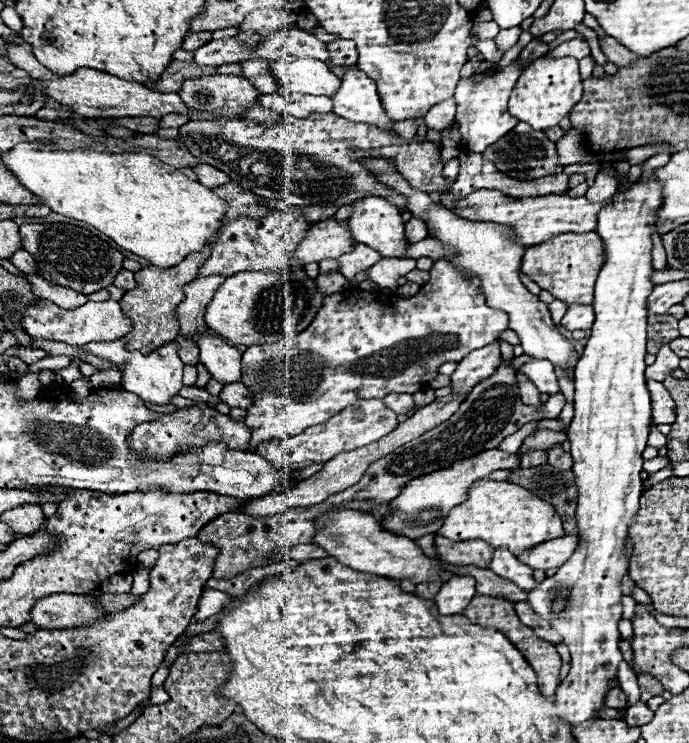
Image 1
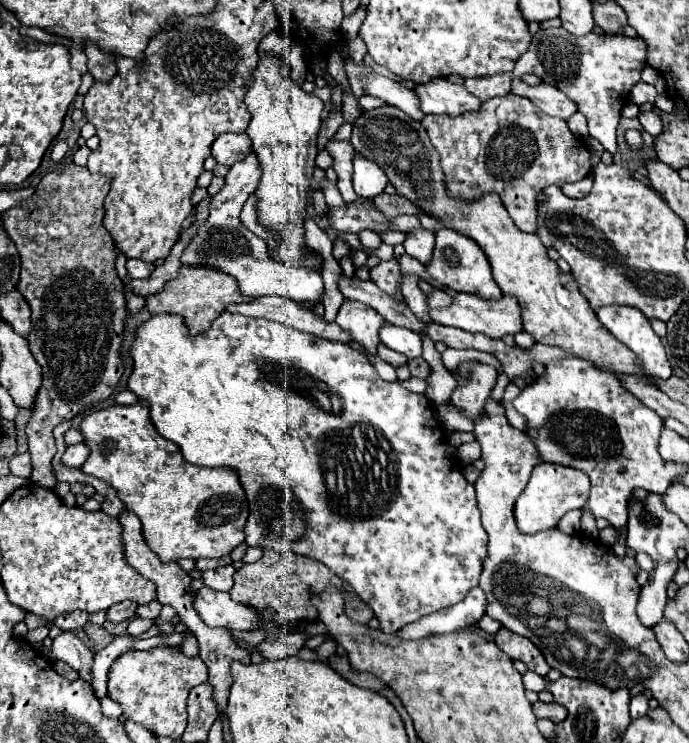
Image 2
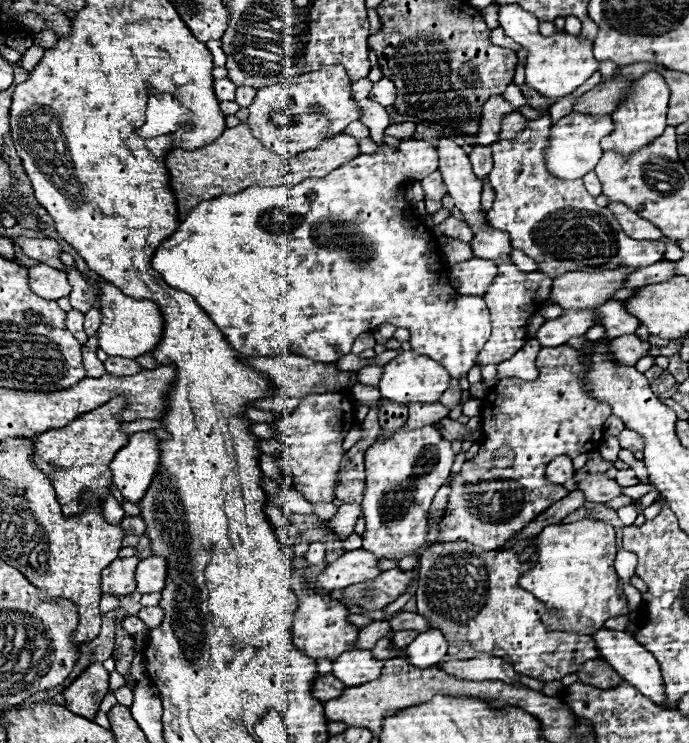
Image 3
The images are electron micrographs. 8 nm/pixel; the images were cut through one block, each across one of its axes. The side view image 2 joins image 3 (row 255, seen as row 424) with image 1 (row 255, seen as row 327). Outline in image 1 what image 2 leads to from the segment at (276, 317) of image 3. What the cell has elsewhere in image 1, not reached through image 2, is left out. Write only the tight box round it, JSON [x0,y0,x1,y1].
[2,142,310,277]

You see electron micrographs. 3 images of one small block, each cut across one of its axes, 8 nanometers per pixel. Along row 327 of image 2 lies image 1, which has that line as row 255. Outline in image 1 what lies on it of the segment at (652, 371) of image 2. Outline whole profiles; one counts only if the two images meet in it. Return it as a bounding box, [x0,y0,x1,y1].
[526,176,662,726]

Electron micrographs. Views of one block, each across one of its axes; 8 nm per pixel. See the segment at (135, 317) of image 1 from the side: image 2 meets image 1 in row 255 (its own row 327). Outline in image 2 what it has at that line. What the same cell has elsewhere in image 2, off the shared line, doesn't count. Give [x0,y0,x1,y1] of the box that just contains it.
[146,266,254,334]

